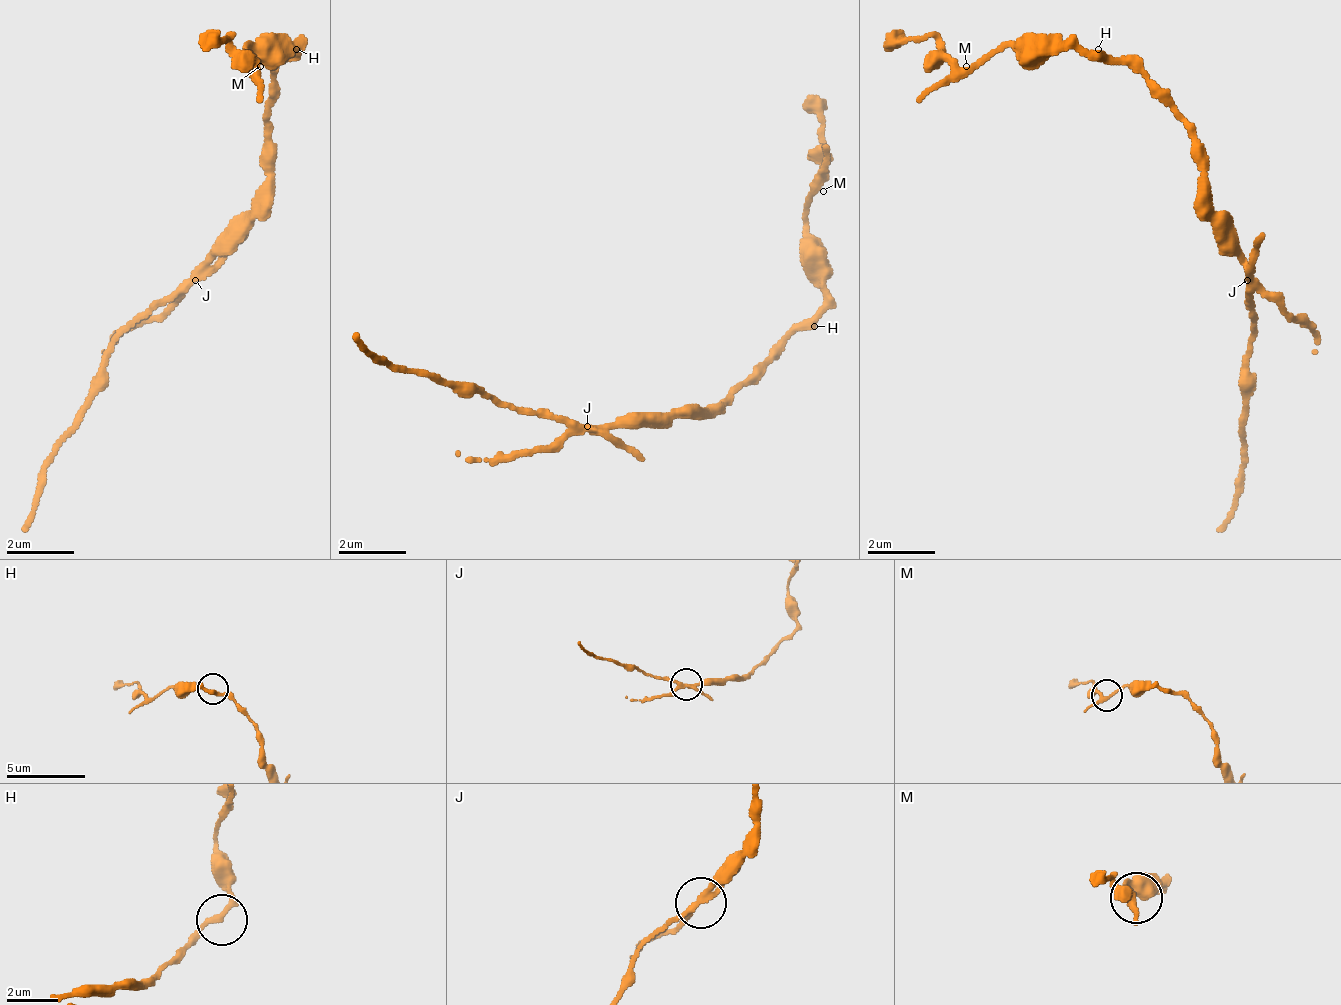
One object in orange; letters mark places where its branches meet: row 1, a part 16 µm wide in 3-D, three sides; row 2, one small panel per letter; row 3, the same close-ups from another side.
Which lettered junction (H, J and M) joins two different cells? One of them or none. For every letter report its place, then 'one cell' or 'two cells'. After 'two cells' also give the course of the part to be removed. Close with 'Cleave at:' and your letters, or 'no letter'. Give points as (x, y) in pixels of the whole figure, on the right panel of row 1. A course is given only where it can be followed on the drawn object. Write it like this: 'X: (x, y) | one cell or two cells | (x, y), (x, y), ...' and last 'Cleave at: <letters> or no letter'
H: (1098, 49) | one cell
J: (1247, 280) | two cells | (1250, 277), (1247, 388), (1239, 472), (1218, 532)
M: (966, 66) | one cell
Cleave at: J

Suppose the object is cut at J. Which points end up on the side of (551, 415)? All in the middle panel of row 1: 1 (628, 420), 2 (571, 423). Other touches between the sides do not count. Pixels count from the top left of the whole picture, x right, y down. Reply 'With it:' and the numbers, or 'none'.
With it: 2

